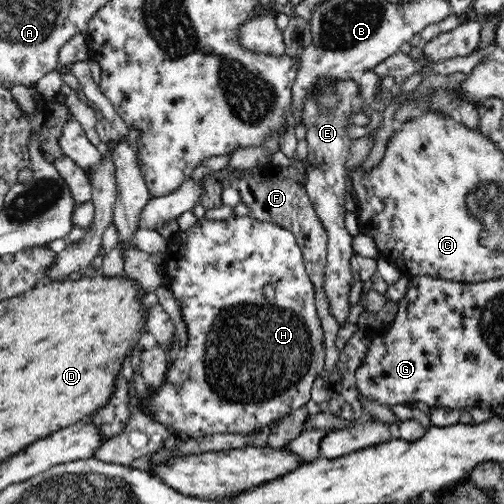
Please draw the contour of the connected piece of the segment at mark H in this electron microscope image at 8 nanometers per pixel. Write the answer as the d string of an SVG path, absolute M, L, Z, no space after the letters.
M250 216L233 217L228 220L207 220L203 217L190 230L178 231L172 235L165 253L164 266L165 283L172 289L179 304L179 310L182 311L182 319L188 329L188 339L184 356L171 358L172 362L166 371L164 384L154 390L149 390L149 395L139 398L139 406L144 412L163 424L169 434L184 432L189 438L198 438L227 432L246 434L250 428L240 428L240 426L256 418L260 420L260 426L268 424L270 420L283 418L311 400L312 382L324 370L324 330L322 330L319 310L316 307L316 287L305 269L302 248L298 247L297 237L293 231L270 222L260 222Z

